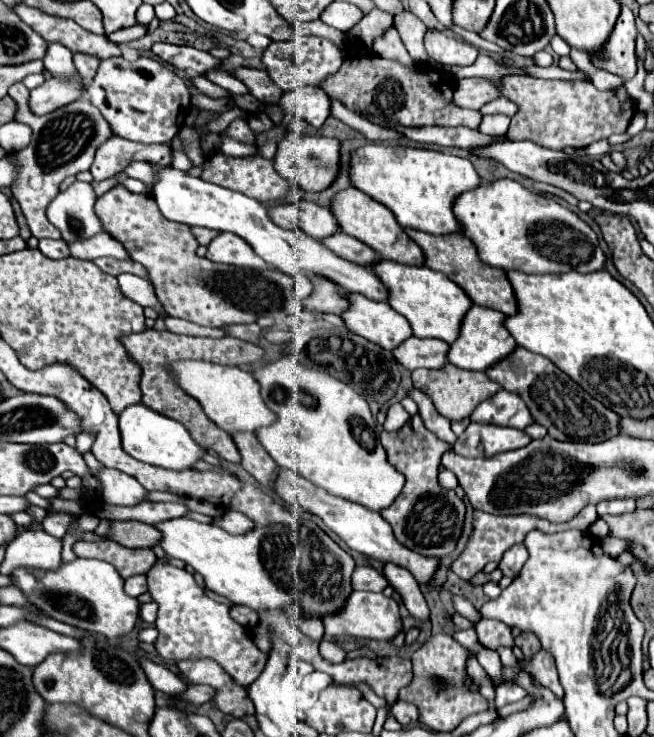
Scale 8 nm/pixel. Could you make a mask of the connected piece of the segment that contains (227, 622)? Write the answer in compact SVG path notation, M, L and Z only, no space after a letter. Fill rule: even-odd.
M158 560L146 576L152 600L158 602L158 618L154 626L158 628L160 636L154 646L164 660L178 662L208 656L216 660L238 684L246 688L260 676L268 656L256 648L248 630L230 618L230 608L206 596L206 590L196 584L190 572Z

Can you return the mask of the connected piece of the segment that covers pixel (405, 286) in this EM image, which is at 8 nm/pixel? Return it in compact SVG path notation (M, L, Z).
M380 260L374 266L374 272L390 290L390 306L408 318L414 336L418 338L438 338L448 344L460 334L460 324L466 316L466 310L472 306L468 294L462 292L458 284L448 280L444 274L434 272L426 266L404 266L390 260Z

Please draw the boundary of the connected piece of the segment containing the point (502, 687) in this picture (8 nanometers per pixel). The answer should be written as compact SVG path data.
M496 682L496 706L518 702L524 696L524 690L514 682Z

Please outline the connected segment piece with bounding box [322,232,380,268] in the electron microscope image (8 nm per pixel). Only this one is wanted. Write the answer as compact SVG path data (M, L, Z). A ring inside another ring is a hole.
M338 232L330 238L324 238L322 242L326 248L330 248L336 256L348 260L348 262L356 262L360 266L366 266L366 268L372 268L378 260L380 260L380 254L376 254L370 246L366 246L364 242L344 234L344 232Z

